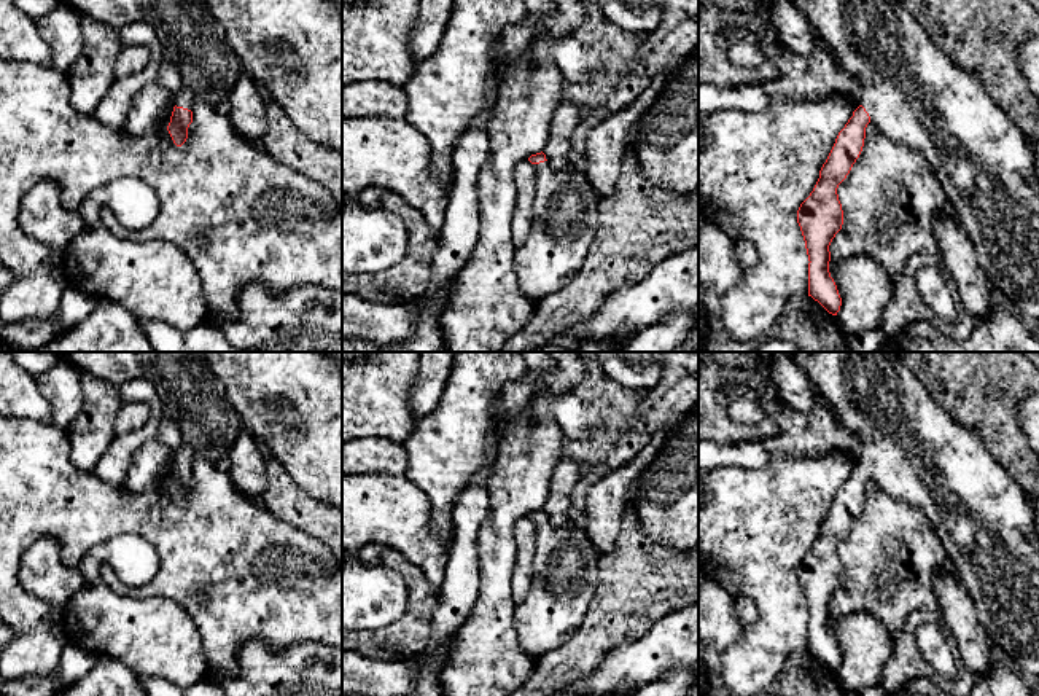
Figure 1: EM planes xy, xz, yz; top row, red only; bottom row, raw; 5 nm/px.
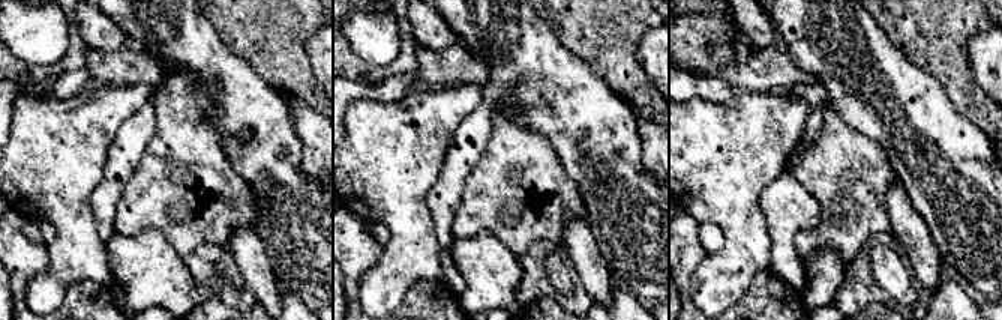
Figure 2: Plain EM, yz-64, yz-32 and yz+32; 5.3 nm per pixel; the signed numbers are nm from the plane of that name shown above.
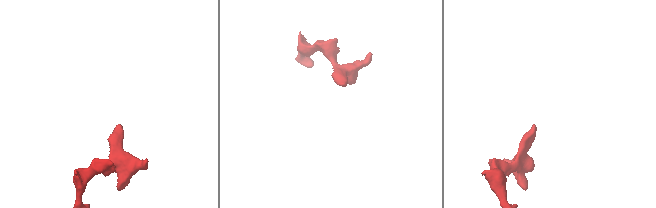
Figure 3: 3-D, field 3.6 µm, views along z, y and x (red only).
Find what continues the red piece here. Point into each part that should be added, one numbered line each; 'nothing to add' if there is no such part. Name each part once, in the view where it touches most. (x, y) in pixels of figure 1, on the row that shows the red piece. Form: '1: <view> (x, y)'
1: yz (917, 96)

